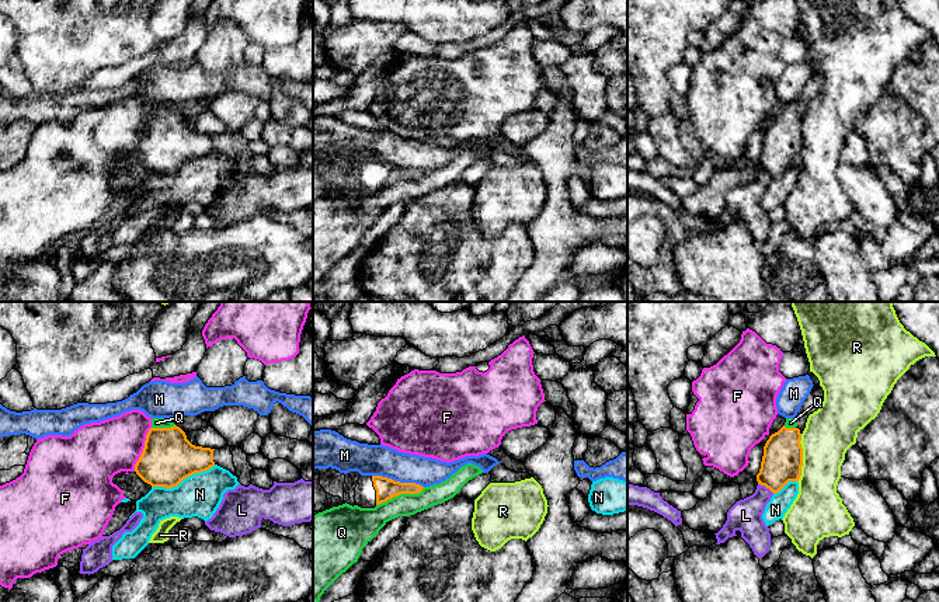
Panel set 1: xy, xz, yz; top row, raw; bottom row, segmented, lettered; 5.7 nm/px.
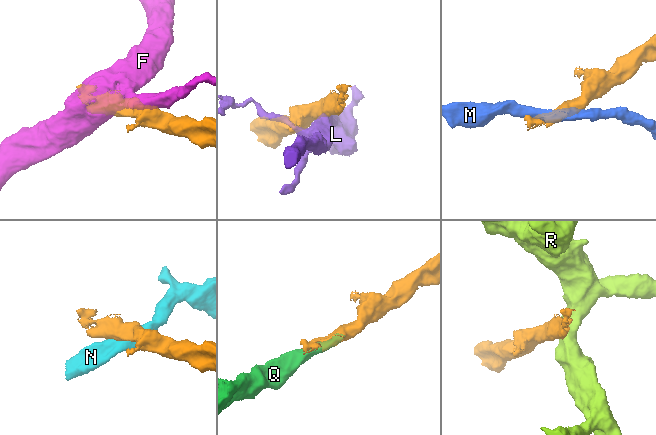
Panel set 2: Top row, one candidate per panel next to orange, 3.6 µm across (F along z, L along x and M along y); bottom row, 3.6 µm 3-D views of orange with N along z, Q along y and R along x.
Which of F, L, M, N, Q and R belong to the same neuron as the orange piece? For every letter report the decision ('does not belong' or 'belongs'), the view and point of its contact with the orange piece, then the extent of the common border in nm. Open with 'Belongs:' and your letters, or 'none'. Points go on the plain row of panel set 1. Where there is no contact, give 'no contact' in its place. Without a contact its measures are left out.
Belongs: Q
F: does not belong | xy (143, 135) | 280 nm
L: does not belong | yz (767, 173) | 110 nm
M: does not belong | xz (397, 167) | 300 nm
N: does not belong | xy (183, 164) | 400 nm
Q: belongs | xz (400, 178) | 300 nm
R: does not belong | yz (802, 143) | 280 nm

